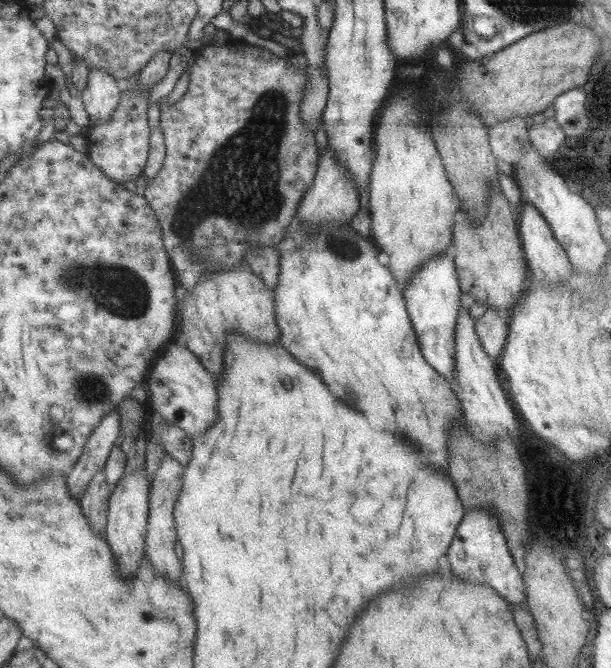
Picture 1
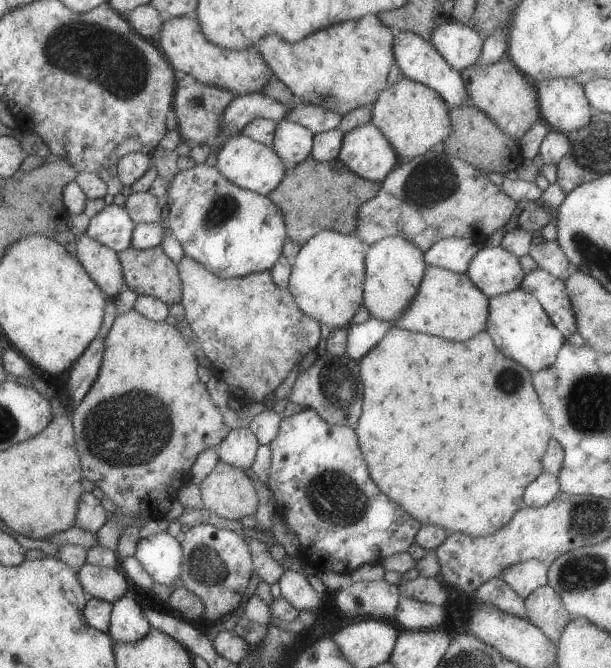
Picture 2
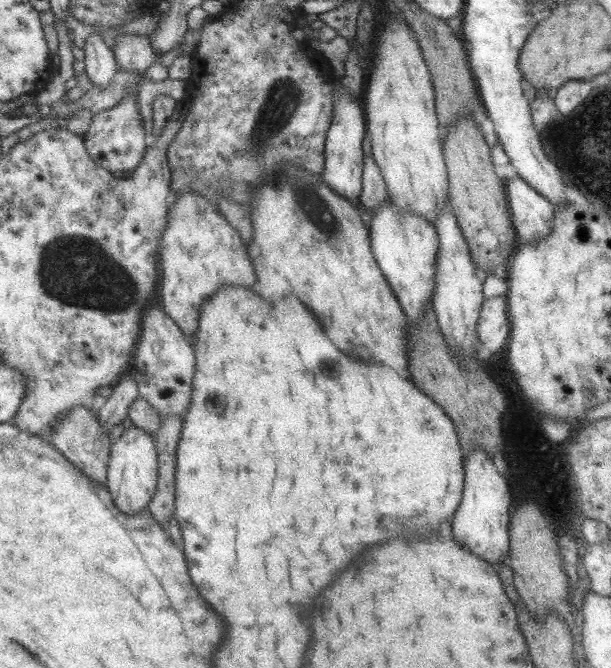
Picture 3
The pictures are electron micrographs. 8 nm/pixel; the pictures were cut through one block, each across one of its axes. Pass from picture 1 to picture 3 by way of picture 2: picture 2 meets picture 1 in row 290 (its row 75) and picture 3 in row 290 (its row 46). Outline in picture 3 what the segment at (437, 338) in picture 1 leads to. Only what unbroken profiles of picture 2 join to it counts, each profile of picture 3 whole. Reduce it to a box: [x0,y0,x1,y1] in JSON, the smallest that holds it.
[368,200,439,322]

